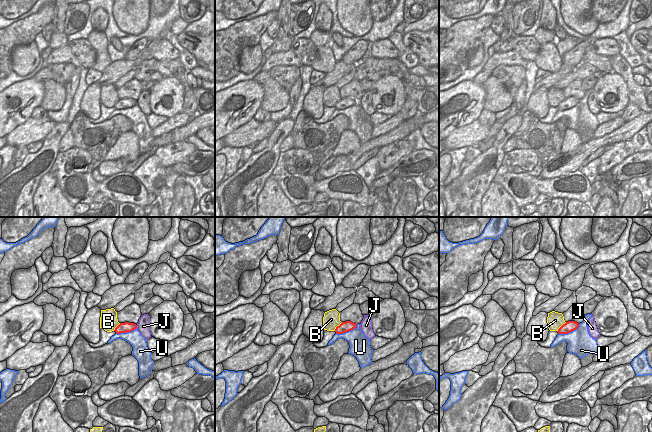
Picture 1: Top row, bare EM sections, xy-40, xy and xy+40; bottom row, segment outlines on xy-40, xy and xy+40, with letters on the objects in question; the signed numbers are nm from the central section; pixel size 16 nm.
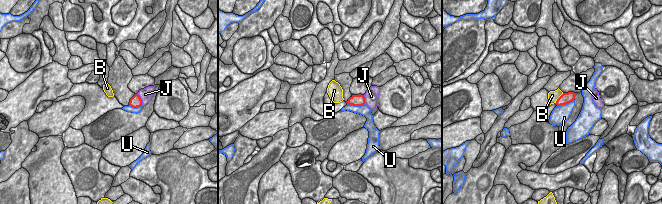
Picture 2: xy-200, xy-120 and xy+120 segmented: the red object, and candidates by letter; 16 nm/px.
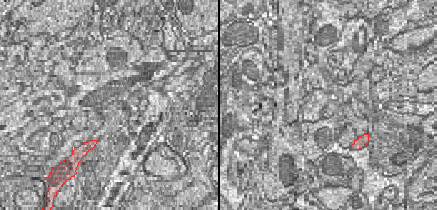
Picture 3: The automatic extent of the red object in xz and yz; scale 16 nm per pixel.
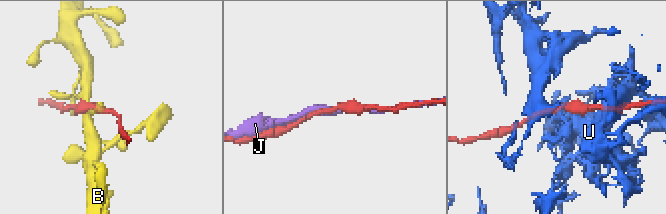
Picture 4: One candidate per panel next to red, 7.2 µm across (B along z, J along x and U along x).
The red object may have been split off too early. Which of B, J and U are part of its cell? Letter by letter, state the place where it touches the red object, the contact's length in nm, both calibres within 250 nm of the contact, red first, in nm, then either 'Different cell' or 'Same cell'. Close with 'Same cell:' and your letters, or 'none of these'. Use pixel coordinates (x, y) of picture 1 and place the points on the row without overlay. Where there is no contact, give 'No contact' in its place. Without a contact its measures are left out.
B: Touches red at xy+40 (561, 102). Shared border 220 nm. Thickness 170 nm (red) against 280 nm. Different cell
J: Touches red at xy-40 (136, 103). Shared border 70 nm. Thickness 160 nm (red) against 220 nm. Different cell
U: Touches red at xy (347, 107). Shared border 380 nm. Thickness 170 nm (red) against 300 nm. Different cell
Same cell: none of these.

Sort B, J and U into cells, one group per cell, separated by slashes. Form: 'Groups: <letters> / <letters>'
Groups: B / J / U.

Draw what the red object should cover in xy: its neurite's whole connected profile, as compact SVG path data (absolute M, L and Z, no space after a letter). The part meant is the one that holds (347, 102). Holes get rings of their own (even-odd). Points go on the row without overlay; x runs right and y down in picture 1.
M351 97L342 98L339 102L336 103L336 110L343 110L357 104L357 100Z

